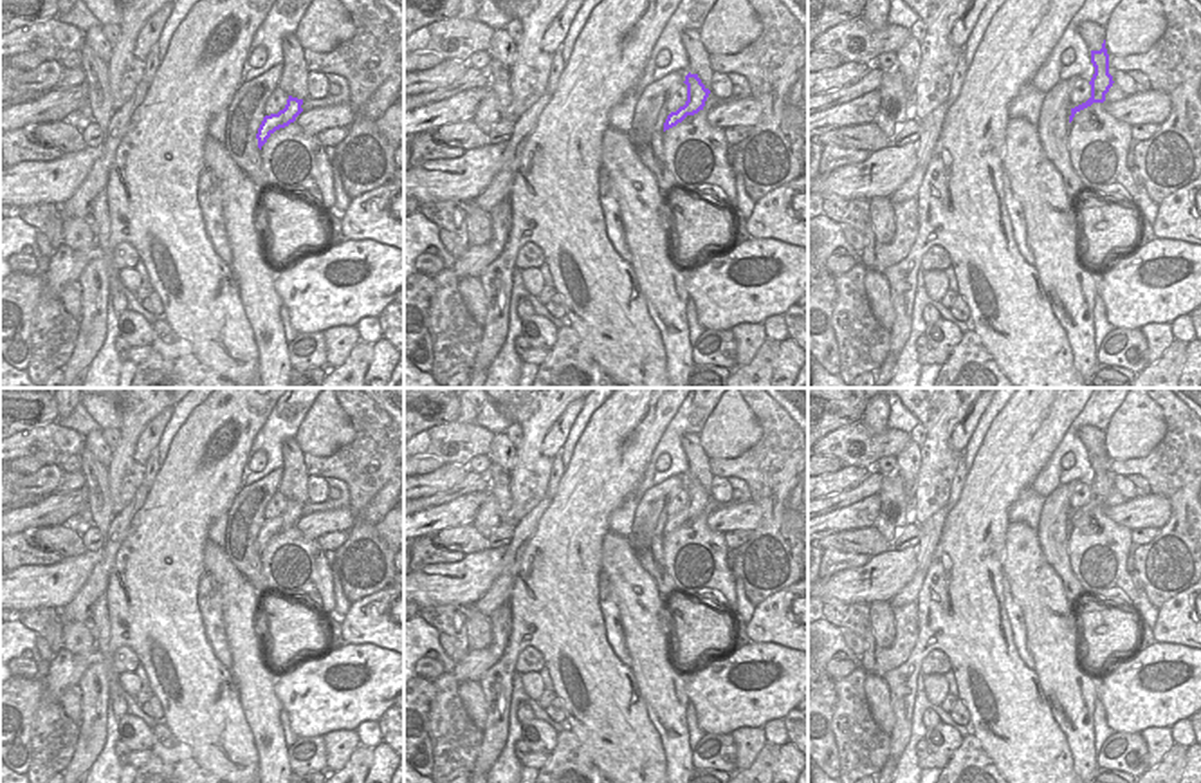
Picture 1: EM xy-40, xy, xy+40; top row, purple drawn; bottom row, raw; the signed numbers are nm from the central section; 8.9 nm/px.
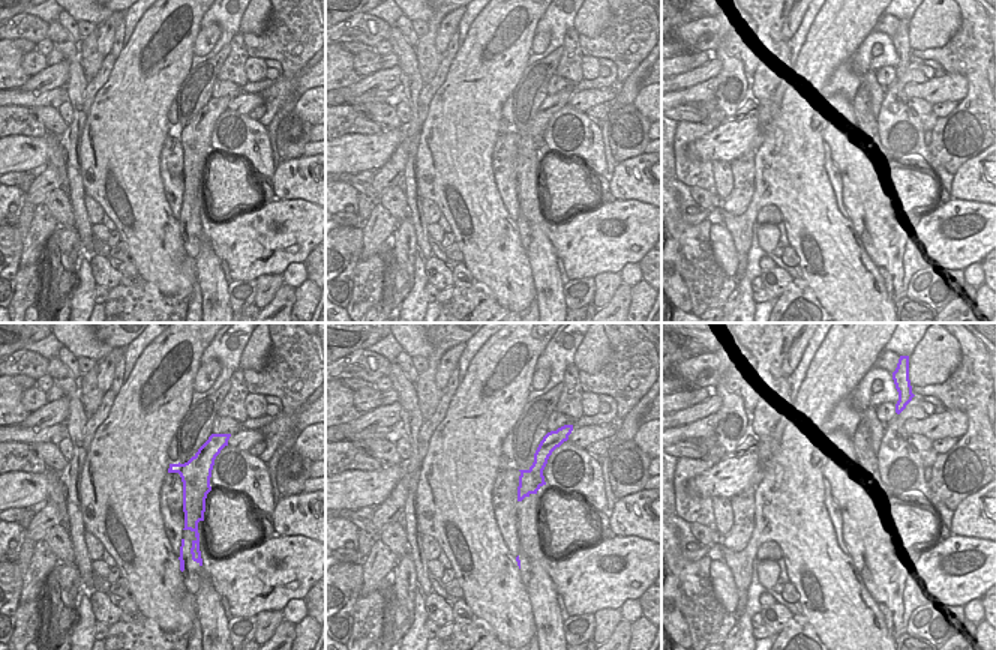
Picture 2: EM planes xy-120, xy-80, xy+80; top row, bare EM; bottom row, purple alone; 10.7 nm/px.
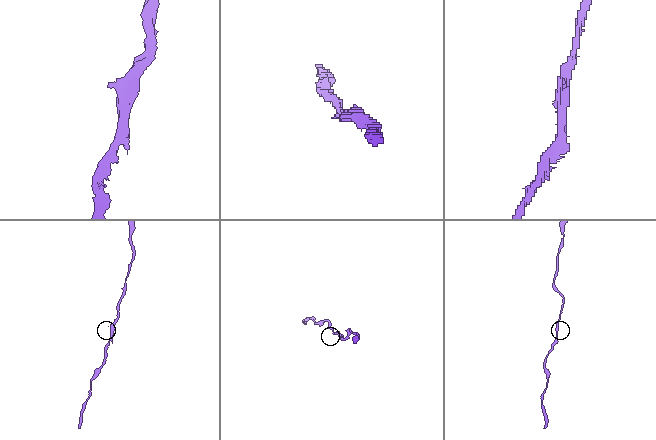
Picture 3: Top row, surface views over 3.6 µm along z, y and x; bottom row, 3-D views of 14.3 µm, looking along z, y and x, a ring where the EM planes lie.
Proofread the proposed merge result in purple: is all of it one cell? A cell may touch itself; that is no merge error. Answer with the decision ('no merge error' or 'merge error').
no merge error

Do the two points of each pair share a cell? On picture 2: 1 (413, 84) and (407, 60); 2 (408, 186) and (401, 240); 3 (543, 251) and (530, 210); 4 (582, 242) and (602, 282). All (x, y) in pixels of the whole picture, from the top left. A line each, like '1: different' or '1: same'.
1: same
2: different
3: same
4: different

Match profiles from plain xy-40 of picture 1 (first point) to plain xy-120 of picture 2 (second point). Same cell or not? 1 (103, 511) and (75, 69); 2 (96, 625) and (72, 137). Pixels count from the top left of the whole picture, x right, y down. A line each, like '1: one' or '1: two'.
1: one
2: one

